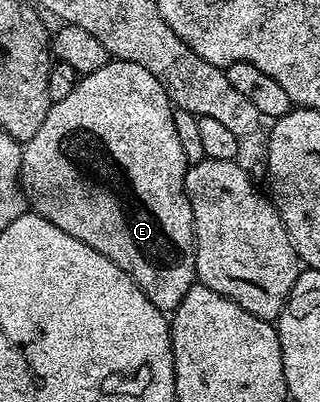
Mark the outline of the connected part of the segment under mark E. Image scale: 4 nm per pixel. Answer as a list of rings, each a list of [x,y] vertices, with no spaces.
[[[110,60],[103,68],[99,68],[99,72],[84,75],[71,92],[71,96],[67,96],[67,100],[59,100],[50,105],[47,120],[43,120],[39,132],[35,132],[35,136],[31,136],[31,140],[24,143],[21,152],[21,188],[25,192],[28,205],[36,213],[51,220],[55,228],[63,228],[67,236],[83,240],[87,248],[95,248],[95,252],[107,256],[107,260],[123,268],[123,272],[127,272],[127,276],[135,280],[135,284],[147,296],[147,300],[151,300],[151,304],[155,304],[155,308],[162,312],[177,310],[183,296],[187,296],[187,292],[197,282],[197,243],[193,236],[193,213],[189,197],[185,195],[187,163],[183,156],[183,144],[179,144],[179,135],[175,132],[174,109],[163,84],[159,84],[159,80],[155,80],[155,76],[147,72],[147,68],[139,68],[139,64],[130,62]]]

